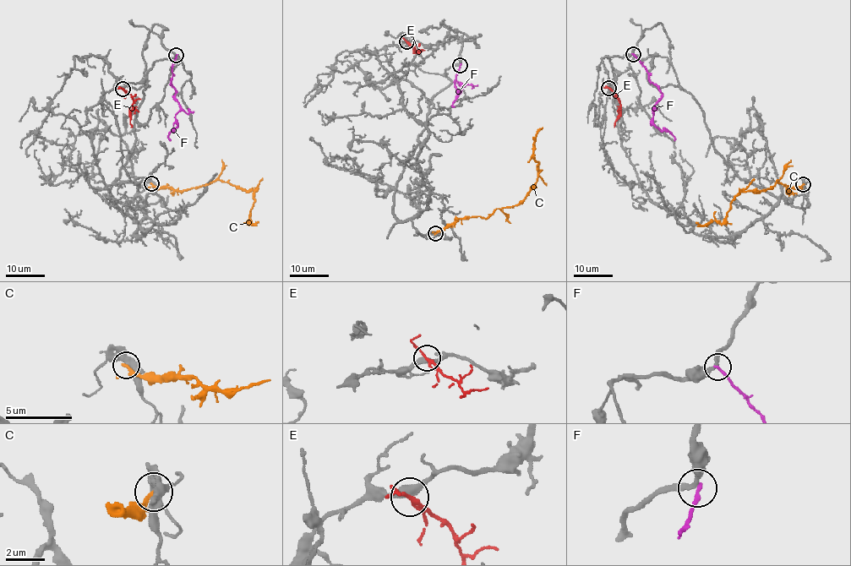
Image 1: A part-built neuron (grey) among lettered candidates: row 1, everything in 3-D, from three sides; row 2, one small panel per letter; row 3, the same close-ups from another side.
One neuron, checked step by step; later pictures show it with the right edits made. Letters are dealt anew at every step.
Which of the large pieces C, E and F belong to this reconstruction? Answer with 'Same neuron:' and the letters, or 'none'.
Same neuron: none

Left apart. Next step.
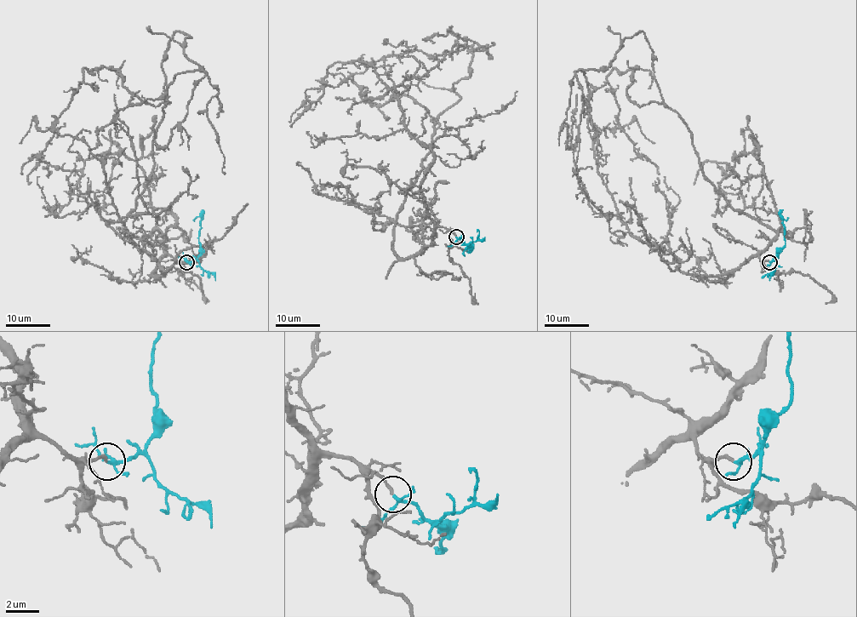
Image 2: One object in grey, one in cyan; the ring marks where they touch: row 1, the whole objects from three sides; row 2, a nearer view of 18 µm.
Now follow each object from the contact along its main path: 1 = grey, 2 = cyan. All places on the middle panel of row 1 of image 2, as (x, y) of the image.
1: (455, 237), (437, 227), (412, 255), (393, 249), (431, 120), (460, 97), (470, 47), (357, 68)
2: (455, 237), (469, 247), (468, 252), (470, 252), (465, 249), (465, 256)

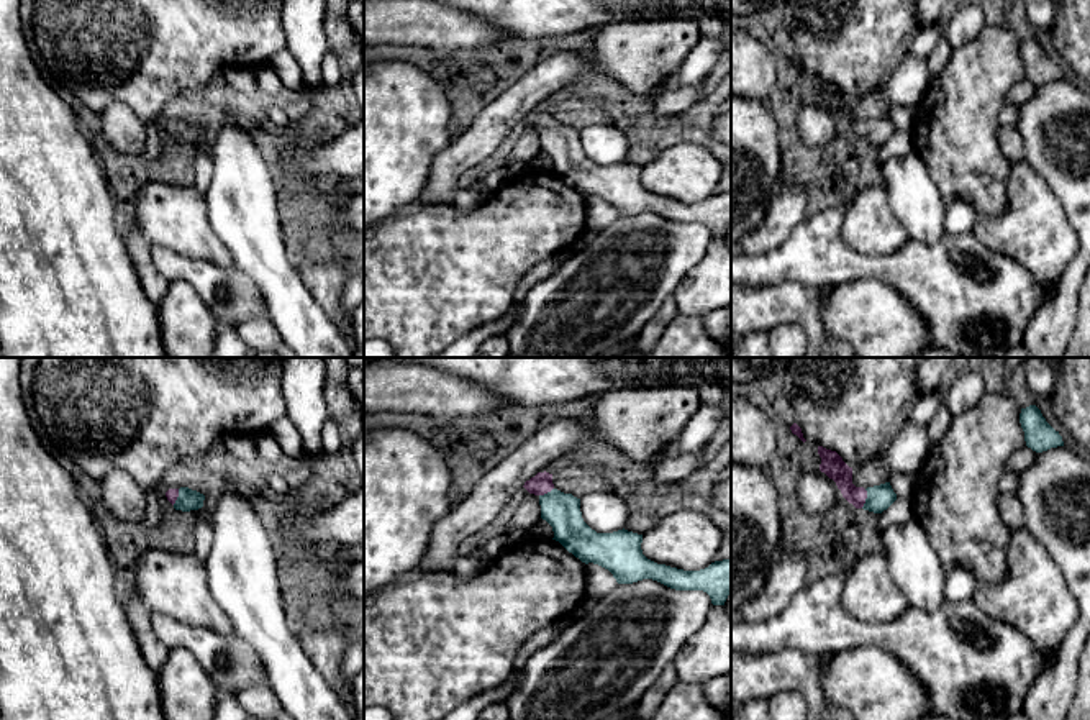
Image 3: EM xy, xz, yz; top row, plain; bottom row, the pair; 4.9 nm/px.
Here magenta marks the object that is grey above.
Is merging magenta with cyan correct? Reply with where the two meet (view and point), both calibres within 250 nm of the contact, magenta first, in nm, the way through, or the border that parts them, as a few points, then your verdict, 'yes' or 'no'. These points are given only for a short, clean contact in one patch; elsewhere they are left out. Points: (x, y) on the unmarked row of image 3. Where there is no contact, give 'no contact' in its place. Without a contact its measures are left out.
contact yz (866, 130); calibres 110 and 130 nm; way yz (831, 97), (866, 130), (879, 130); yes

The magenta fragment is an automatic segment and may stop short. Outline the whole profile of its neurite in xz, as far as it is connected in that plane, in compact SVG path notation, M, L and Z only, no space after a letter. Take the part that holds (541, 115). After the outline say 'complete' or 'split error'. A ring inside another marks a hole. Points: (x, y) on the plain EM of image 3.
M538 105L523 120L539 130L541 151L552 159L552 172L582 195L608 202L618 216L652 212L675 223L703 223L713 238L724 238L731 226L731 190L700 203L657 197L643 187L643 167L624 161L613 166L592 162L582 151L580 131L557 123L552 107Z | split error

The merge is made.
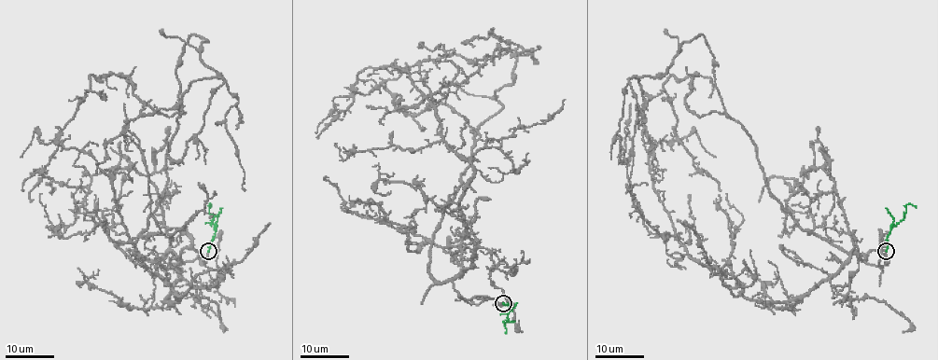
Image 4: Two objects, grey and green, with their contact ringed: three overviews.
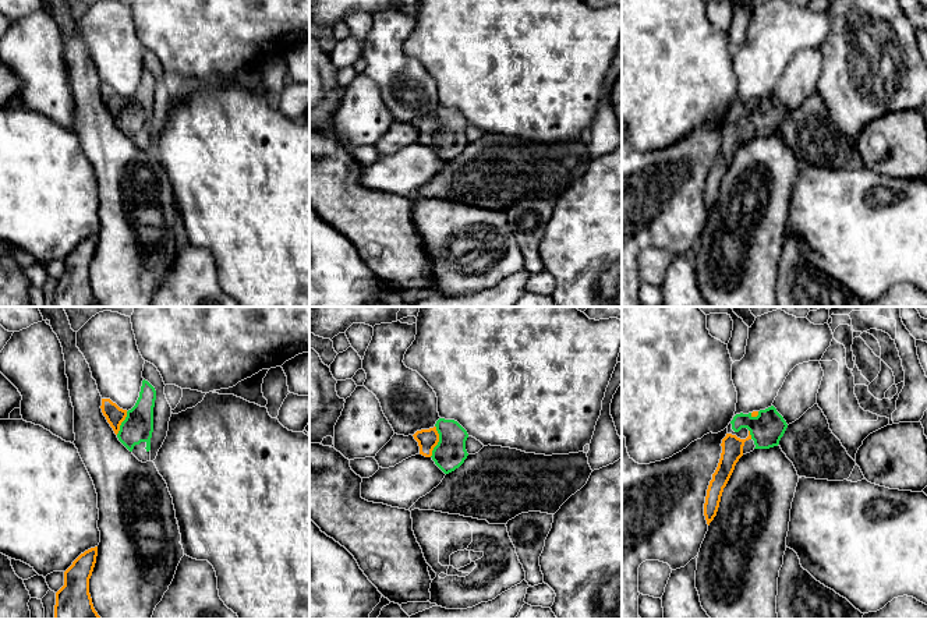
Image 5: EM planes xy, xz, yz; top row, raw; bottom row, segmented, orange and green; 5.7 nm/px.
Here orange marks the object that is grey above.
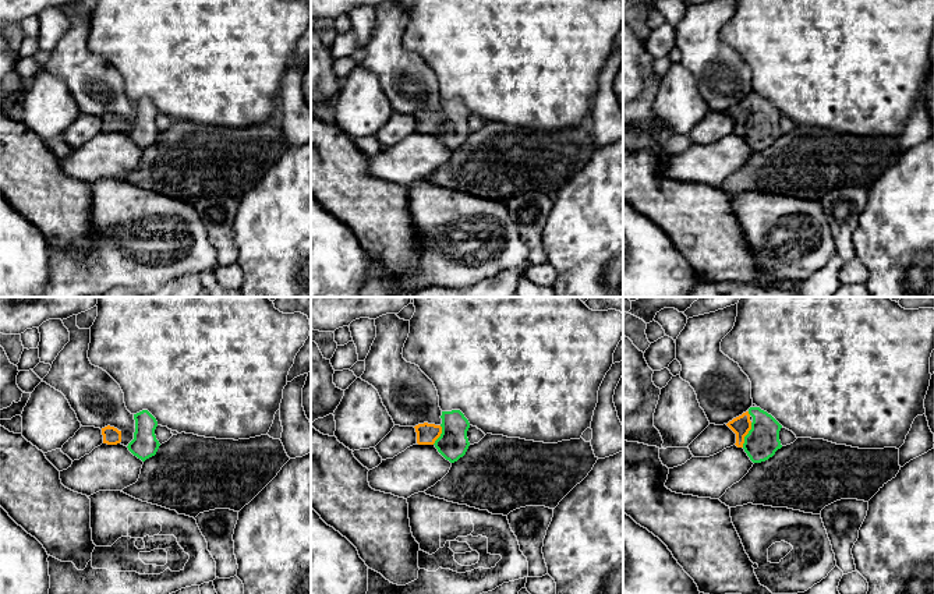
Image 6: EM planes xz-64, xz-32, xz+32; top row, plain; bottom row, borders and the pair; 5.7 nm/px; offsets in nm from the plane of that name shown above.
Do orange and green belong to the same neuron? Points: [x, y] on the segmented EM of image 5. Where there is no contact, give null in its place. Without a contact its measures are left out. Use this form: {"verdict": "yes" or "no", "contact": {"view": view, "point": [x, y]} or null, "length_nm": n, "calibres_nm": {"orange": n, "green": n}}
{"verdict": "yes", "contact": {"view": "xz", "point": [438, 441]}, "length_nm": 190, "calibres_nm": {"orange": 120, "green": 180}}

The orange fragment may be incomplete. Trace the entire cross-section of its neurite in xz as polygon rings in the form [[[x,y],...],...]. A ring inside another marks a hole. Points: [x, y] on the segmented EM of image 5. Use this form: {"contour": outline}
{"contour": [[[439,418],[434,428],[417,431],[413,436],[418,442],[420,454],[431,457],[445,474],[459,468],[468,456],[468,434],[454,420]]]}

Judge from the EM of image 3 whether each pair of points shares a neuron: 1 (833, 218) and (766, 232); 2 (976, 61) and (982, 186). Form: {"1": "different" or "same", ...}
{"1": "different", "2": "same"}

